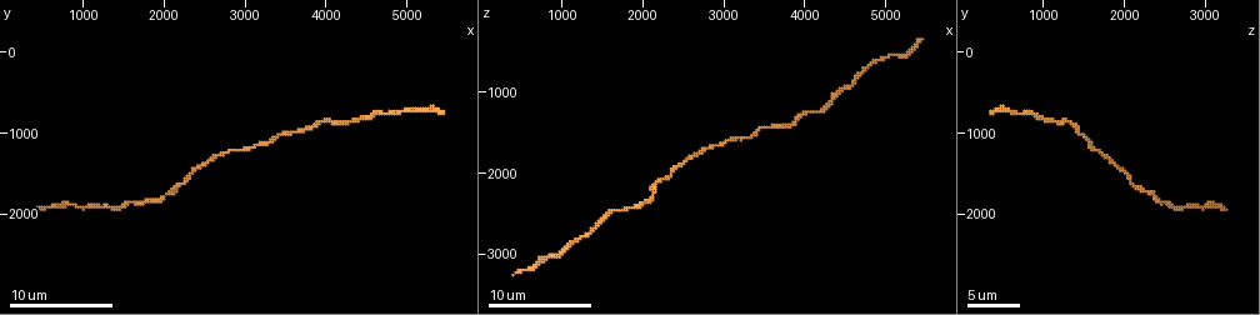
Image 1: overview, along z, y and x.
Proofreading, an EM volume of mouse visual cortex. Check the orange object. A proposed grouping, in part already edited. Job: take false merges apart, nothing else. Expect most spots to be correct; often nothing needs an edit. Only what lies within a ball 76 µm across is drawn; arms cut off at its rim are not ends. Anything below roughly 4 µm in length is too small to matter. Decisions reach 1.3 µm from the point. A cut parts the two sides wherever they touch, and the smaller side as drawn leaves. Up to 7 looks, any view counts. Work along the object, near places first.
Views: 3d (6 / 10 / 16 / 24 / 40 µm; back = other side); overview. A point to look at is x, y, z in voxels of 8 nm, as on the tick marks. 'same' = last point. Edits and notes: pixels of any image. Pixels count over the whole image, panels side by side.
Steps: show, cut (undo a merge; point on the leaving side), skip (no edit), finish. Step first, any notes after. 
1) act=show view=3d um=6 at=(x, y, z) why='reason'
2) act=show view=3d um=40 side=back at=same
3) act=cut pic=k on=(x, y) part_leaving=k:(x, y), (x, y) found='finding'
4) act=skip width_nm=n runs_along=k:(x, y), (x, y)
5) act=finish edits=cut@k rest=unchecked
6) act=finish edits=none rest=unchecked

act=show view=3d um=10 at=(3700, 950, 1400)

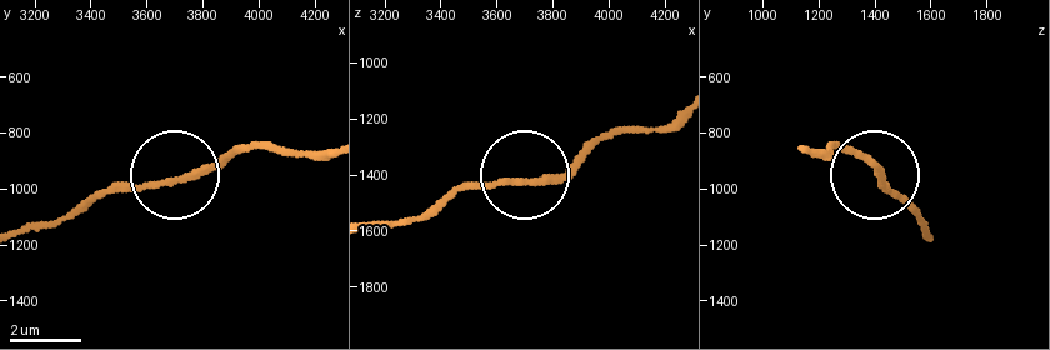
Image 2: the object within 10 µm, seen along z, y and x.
act=show view=3d um=6 at=(3690, 980, 1430)

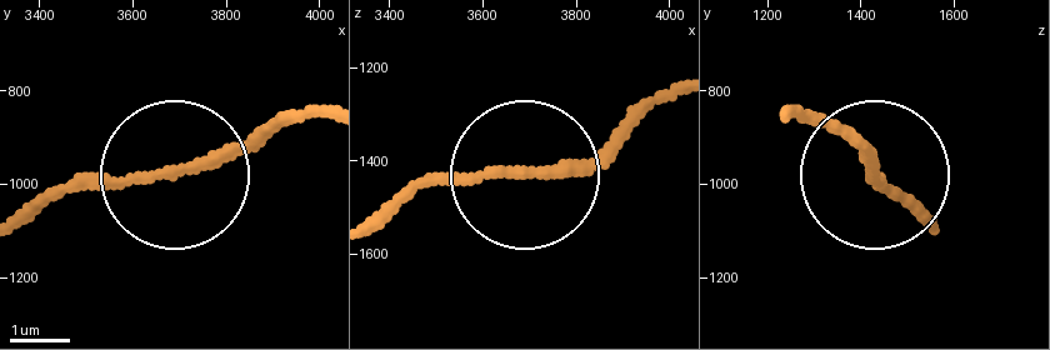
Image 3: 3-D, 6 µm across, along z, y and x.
act=skip runs_along=3:(923, 223), (824, 123) found='continuous, no second neuron'

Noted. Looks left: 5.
act=show view=3d um=16 at=(4200, 850, 1200) why='thick turns thin'

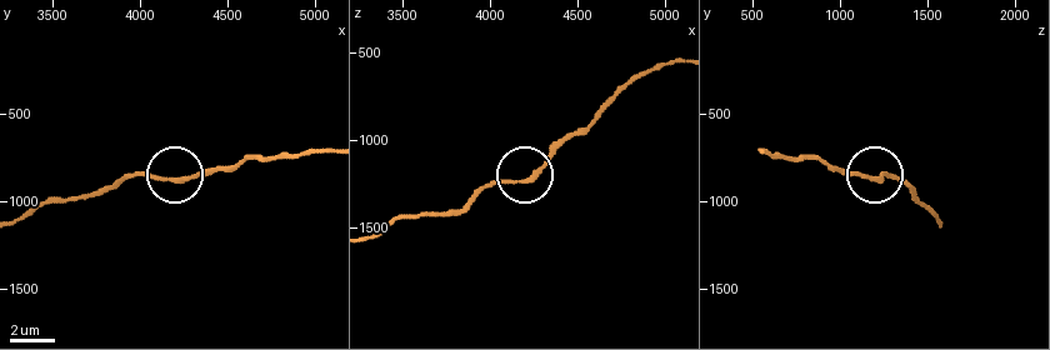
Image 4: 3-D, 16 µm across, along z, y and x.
act=skip width_nm=190 runs_along=4:(25, 219), (48, 200), (86, 199), (136, 176), (224, 170) found='all the same neuron'

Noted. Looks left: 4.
act=show view=3d um=6 at=(2750, 1250, 1650)

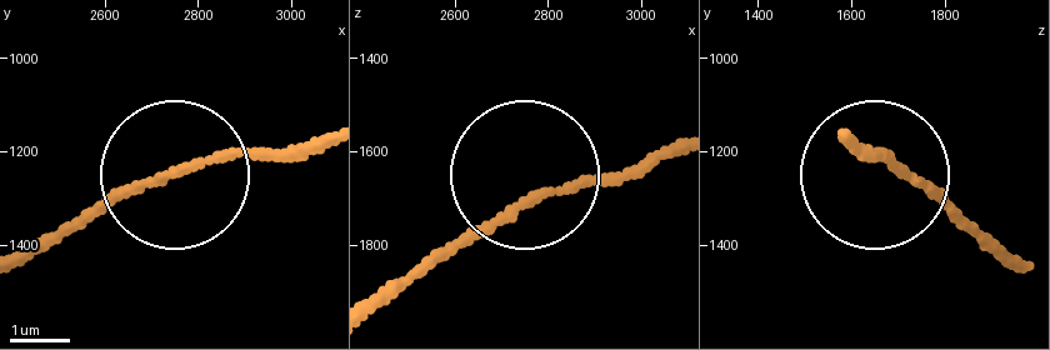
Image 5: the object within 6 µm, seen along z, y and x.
act=show view=3d um=6 side=back at=(2795, 1235, 1695)

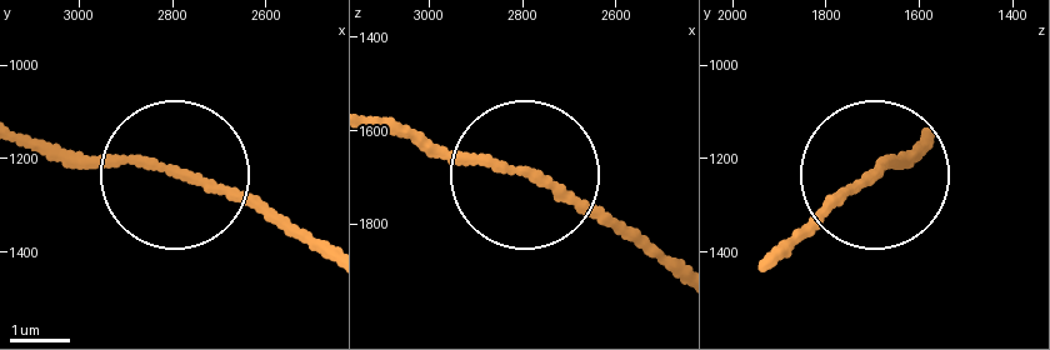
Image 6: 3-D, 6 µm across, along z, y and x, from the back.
act=skip side_arm_um=27 runs_along=6:(178, 178), (261, 198), (316, 248) found='one neuron here'

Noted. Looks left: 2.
act=show view=3d um=10 at=(1600, 1850, 2450) why='sudden change in width'

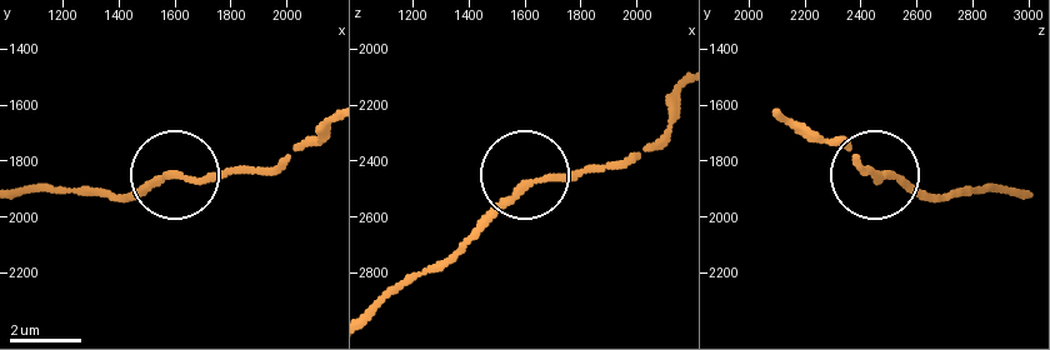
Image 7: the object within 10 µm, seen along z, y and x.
act=skip runs_along=7:(329, 133), (260, 165), (161, 175), (119, 199) found='all the same neuron'

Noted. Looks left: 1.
act=finish edits=none rest=unchecked

